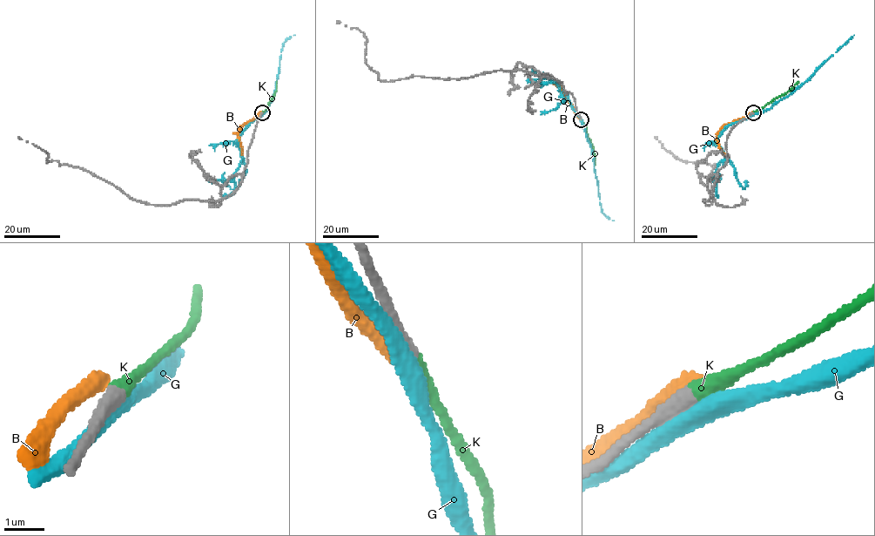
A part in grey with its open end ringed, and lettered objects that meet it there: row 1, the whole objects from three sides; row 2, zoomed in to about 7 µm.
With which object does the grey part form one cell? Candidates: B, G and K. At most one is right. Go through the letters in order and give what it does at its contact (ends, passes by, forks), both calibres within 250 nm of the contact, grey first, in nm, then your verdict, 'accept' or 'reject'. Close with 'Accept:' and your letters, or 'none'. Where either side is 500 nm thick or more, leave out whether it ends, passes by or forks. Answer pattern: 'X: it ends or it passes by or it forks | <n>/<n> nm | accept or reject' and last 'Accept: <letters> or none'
B: it ends | 440/440 nm | reject
G: it passes by | 480/400 nm | reject
K: it ends | 420/400 nm | accept
Accept: K

